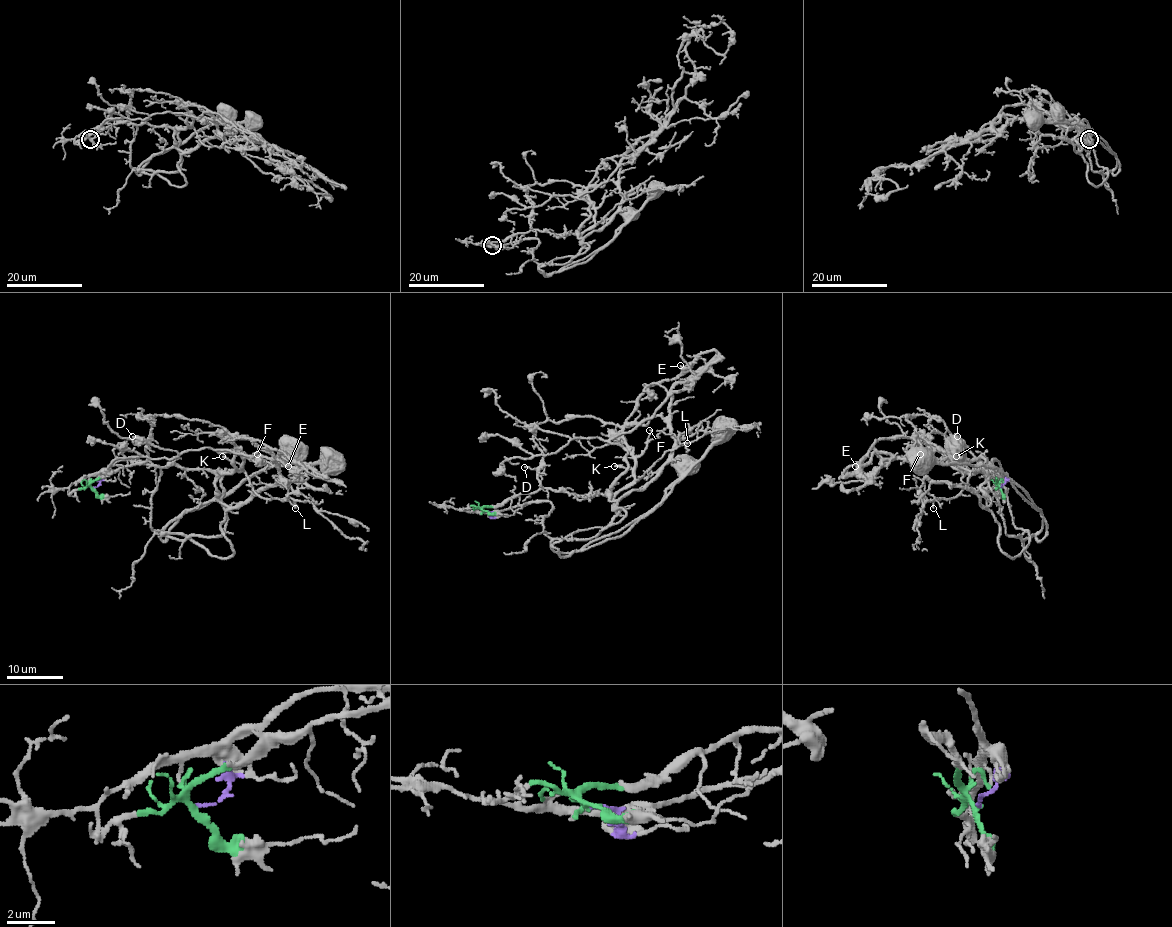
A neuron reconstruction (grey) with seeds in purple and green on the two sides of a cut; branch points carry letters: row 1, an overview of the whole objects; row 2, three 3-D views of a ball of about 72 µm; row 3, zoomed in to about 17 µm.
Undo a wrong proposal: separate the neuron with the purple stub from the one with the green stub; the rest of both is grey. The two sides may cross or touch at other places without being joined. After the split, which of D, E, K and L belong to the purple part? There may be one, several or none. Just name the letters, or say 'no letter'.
E

